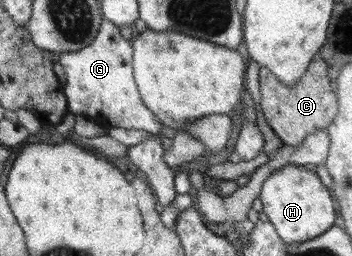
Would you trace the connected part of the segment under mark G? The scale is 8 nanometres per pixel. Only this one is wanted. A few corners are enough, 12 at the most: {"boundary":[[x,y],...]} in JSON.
{"boundary":[[105,18],[61,53],[68,112],[158,135],[131,40]]}

